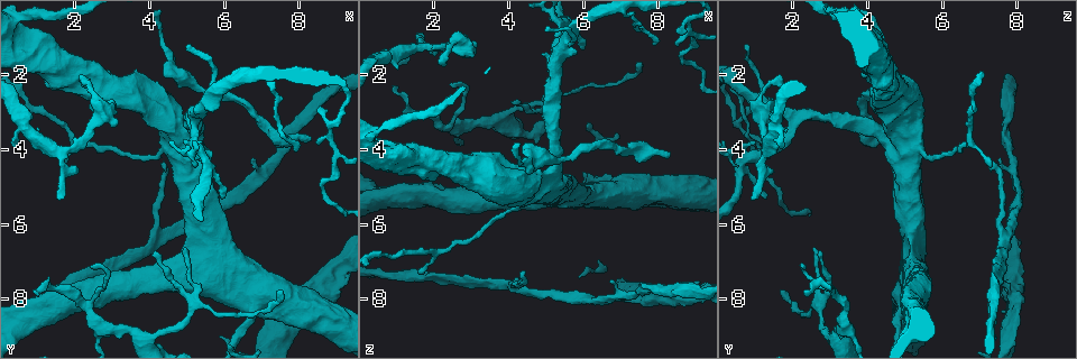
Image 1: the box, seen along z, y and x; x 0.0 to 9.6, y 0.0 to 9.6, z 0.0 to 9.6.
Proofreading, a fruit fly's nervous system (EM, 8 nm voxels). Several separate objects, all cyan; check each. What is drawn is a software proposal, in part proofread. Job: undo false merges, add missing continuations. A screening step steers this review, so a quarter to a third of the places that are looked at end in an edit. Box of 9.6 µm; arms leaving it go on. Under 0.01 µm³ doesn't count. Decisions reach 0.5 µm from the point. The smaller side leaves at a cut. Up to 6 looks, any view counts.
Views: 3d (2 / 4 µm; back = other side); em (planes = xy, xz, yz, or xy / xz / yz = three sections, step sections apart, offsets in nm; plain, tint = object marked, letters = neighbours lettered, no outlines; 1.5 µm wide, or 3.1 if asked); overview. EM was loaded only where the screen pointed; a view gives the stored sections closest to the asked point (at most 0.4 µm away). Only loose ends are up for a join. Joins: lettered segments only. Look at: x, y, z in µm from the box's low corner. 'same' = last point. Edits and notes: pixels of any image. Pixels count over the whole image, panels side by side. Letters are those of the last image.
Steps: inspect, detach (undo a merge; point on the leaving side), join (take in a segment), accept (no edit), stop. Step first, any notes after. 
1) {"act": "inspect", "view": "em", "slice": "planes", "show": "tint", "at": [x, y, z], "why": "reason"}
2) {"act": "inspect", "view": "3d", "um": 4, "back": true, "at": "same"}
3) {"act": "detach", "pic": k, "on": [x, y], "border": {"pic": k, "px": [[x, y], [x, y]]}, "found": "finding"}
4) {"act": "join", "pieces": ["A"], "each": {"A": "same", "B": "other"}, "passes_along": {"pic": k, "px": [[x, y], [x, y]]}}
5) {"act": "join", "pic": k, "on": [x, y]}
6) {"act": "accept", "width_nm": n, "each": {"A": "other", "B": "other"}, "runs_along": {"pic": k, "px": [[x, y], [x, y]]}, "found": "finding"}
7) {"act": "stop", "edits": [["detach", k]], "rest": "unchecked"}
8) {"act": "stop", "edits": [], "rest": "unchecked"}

{"act": "inspect", "view": "em", "slice": "planes", "show": "letters", "at": [1.70, 5.35, 0.85], "why": "branch stops here"}

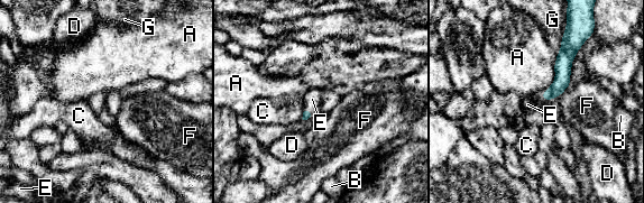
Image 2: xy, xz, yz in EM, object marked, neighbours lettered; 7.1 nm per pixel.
{"act": "join", "pieces": ["E"], "each": {"A": "other", "B": "other", "C": "other", "D": "other", "E": "same", "F": "other", "G": "other"}, "passes_along": {"pic": 2, "px": [[562, 67], [542, 94], [527, 104]]}, "found": "it goes on there"}

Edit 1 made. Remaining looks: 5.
{"act": "inspect", "view": "em", "slice": "planes", "show": "letters", "at": [5.30, 3.85, 1.00], "why": "branch stops here"}

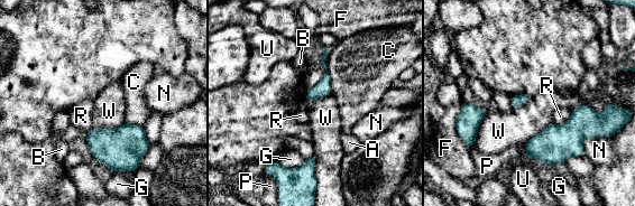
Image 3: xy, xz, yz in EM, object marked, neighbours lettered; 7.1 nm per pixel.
{"act": "accept", "each": {"A": "other", "B": "other", "C": "other", "F": "other", "G": "other", "N": "other", "P": "other", "R": "other", "U": "other", "W": "other"}, "border": {"pic": 3, "px": [[608, 102], [600, 114], [571, 111]]}, "found": "no lettered segment goes on from it"}

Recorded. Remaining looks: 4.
{"act": "inspect", "view": "3d", "um": 4, "at": [4.45, 4.55, 7.20], "why": "tapers out"}

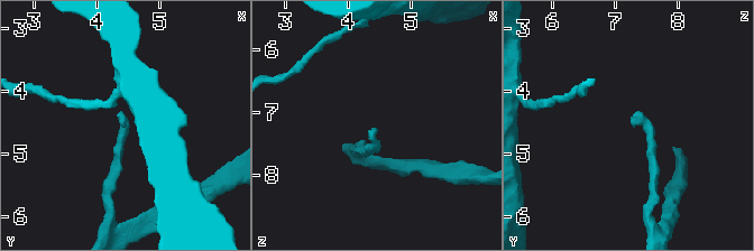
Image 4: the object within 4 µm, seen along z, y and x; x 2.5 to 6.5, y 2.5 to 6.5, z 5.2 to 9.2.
{"act": "inspect", "view": "em", "slice": "yz", "step": 8, "show": "tint", "at": [4.45, 4.50, 7.25], "why": "need the tissue"}

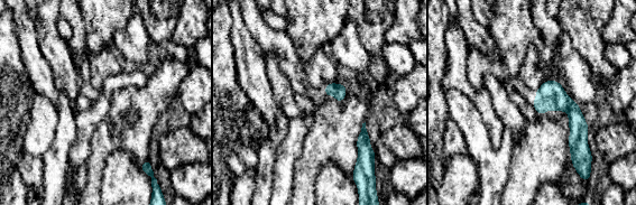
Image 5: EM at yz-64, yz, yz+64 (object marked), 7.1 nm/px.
{"act": "inspect", "view": "em", "slice": "xz", "step": 8, "show": "letters", "at": "same", "why": "another direction"}

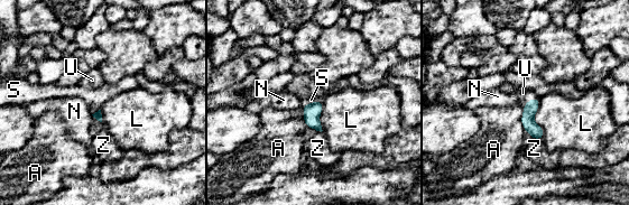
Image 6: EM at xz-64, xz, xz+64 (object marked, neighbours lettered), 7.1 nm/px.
{"act": "join", "pieces": ["U"], "longest_contact_nm": ["L", 300], "each": {"A": "other", "L": "other", "N": "other", "S": "other", "U": "same", "Z": "other"}, "passes_along": {"pic": 6, "px": [[312, 111], [306, 104], [305, 85]]}, "found": "the neuron continues"}

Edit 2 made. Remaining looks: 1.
{"act": "stop", "edits": [["join", 2], ["join", 6]], "rest": "unchecked"}

